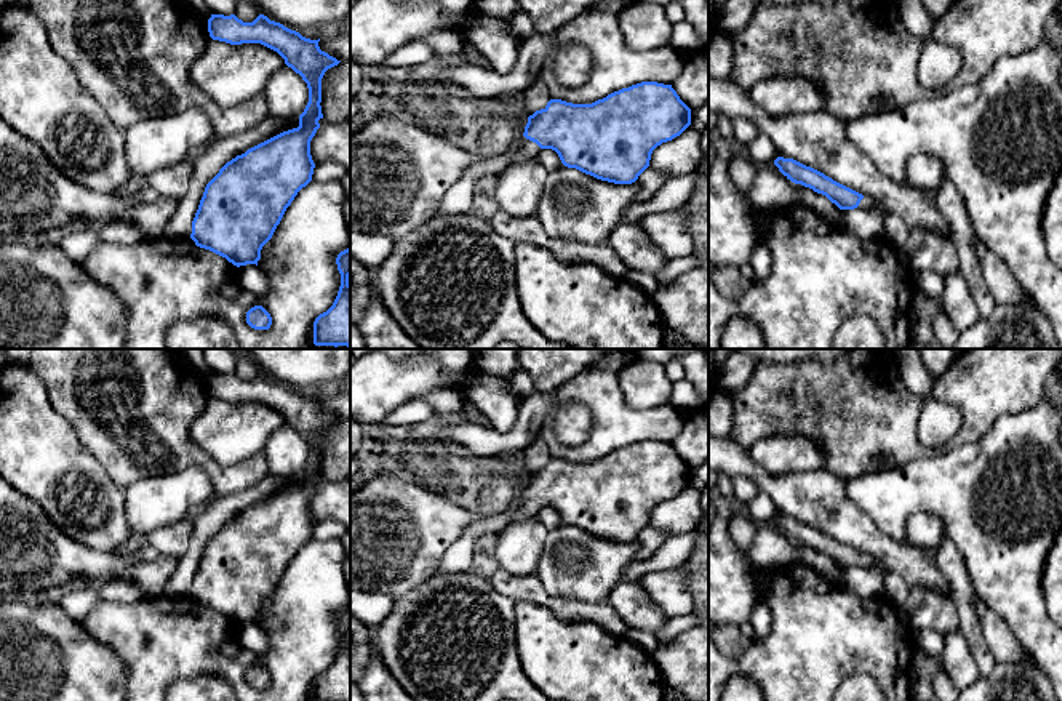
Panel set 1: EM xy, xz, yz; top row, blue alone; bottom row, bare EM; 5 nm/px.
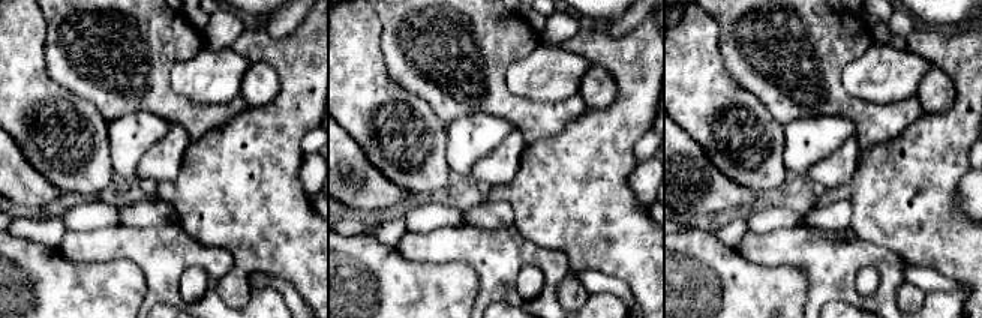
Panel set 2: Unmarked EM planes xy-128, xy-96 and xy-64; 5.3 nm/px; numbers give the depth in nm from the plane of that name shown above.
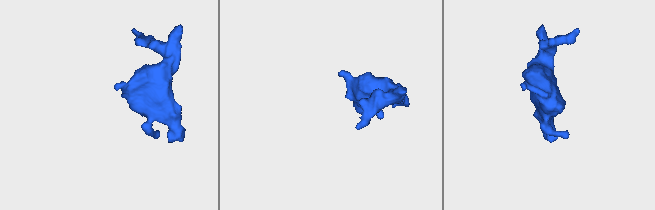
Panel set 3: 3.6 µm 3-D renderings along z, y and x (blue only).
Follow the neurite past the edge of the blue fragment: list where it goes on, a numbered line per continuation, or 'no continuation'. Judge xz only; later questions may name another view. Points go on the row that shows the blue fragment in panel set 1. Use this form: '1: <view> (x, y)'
1: xz (527, 148)

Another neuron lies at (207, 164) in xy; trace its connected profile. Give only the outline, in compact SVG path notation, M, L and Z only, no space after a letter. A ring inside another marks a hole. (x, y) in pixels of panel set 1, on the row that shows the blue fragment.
M267 115L254 128L221 139L200 150L194 158L189 190L179 198L173 216L163 226L162 238L190 238L192 221L198 210L205 187L219 173L219 170L237 155L245 154L248 149L297 126L299 117L277 118L273 115Z

